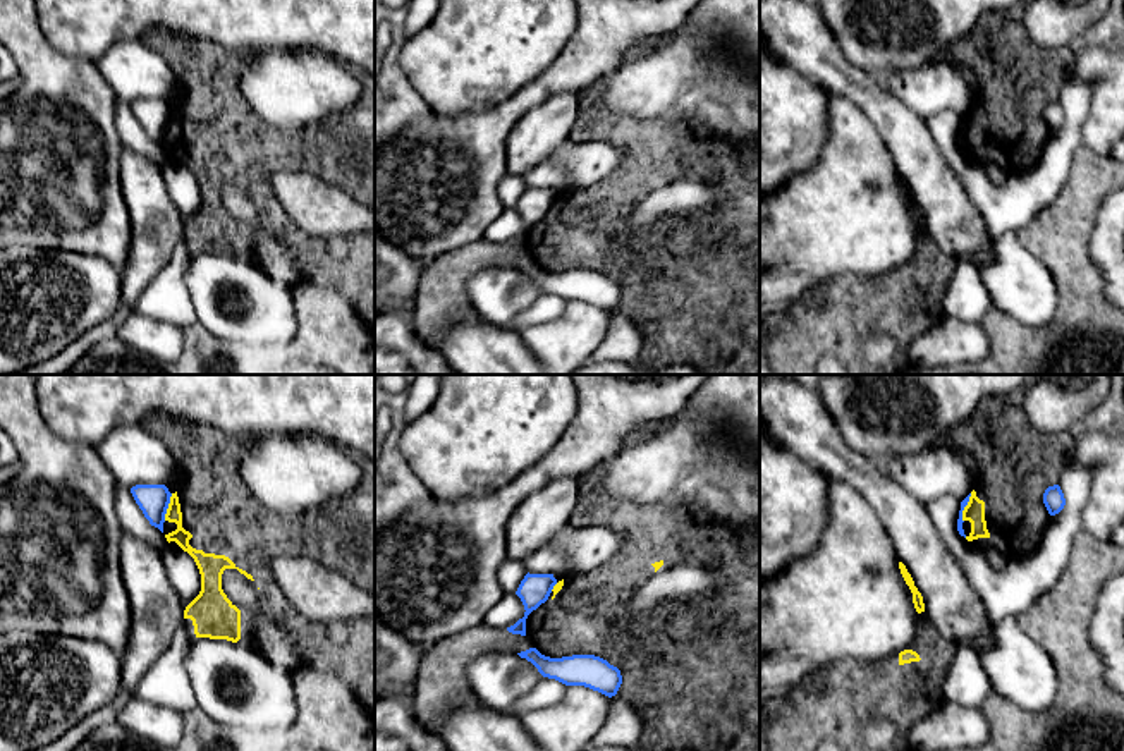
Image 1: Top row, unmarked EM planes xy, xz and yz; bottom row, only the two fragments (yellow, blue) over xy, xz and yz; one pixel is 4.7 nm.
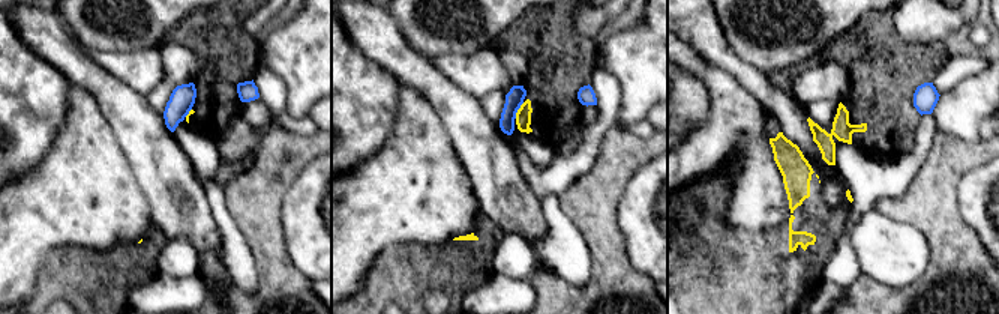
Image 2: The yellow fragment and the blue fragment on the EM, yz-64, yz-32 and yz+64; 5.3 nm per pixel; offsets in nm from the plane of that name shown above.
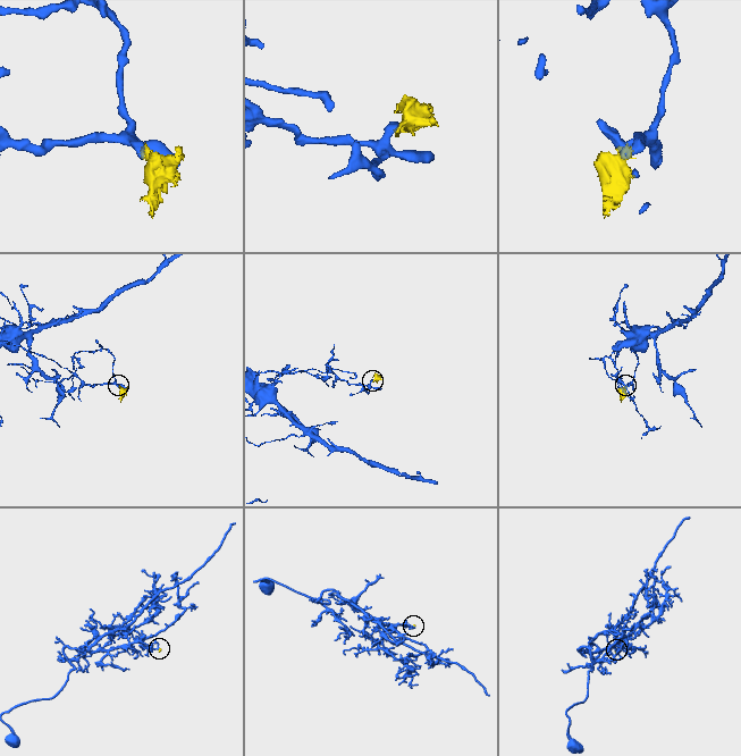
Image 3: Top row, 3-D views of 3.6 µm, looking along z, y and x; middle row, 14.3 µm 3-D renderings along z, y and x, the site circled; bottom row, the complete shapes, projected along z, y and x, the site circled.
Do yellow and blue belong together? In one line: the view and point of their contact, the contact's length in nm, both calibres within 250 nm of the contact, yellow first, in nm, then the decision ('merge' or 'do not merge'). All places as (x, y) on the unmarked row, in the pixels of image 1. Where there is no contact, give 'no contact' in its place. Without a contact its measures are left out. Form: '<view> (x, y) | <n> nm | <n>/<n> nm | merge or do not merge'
yz (965, 122) | 140 nm | 100/30 nm | do not merge

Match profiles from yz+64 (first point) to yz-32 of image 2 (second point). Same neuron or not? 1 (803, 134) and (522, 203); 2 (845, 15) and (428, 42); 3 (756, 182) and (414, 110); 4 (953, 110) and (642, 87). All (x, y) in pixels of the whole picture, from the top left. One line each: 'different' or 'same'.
1: same
2: same
3: same
4: same

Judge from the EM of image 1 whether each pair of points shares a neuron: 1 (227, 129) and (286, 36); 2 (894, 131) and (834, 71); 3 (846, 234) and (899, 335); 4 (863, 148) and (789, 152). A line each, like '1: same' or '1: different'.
1: different
2: same
3: different
4: different

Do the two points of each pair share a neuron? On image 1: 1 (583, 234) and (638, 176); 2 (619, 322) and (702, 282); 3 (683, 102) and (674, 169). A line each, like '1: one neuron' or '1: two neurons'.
1: one neuron
2: two neurons
3: two neurons

